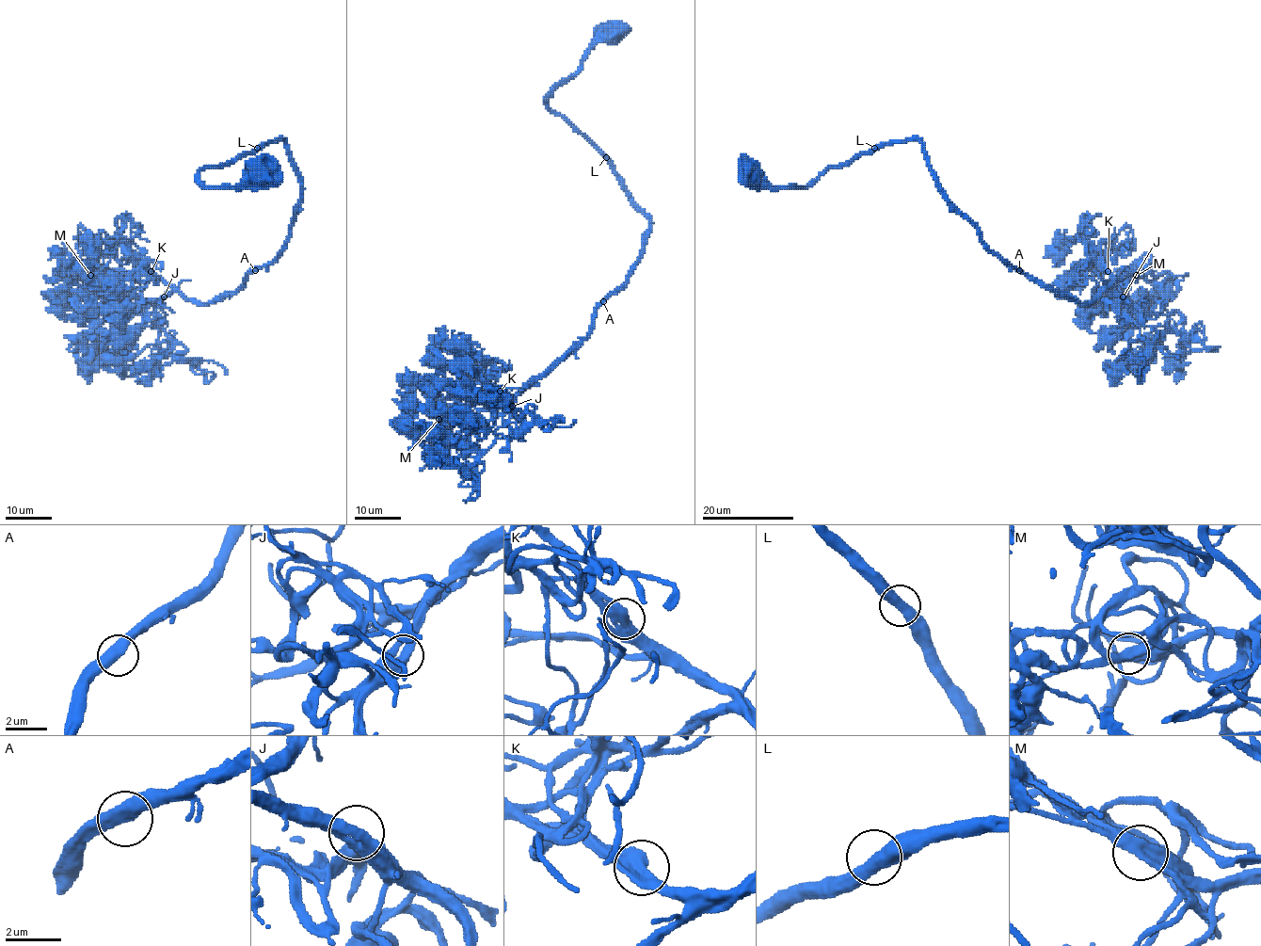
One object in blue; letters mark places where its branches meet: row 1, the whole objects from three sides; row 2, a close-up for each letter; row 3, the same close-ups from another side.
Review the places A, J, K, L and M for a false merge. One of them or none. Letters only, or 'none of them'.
none of them

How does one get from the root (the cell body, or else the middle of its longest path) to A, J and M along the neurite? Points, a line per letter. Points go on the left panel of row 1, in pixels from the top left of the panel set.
A: (262, 175), (247, 186), (207, 186), (199, 173), (262, 144), (287, 143), (301, 202), (280, 253), (255, 270)
J: (262, 175), (247, 186), (199, 179), (282, 138), (301, 202), (280, 253), (210, 302), (164, 296)
M: (262, 175), (199, 173), (282, 138), (299, 178), (287, 243), (236, 290), (194, 304), (90, 275)

